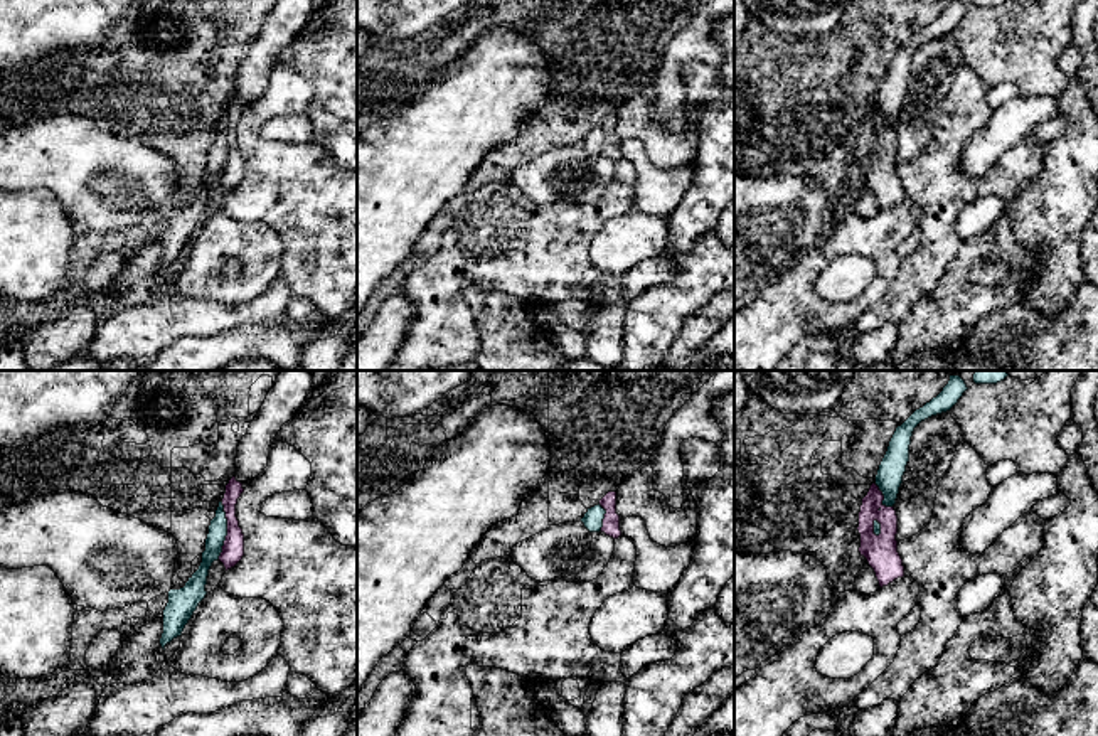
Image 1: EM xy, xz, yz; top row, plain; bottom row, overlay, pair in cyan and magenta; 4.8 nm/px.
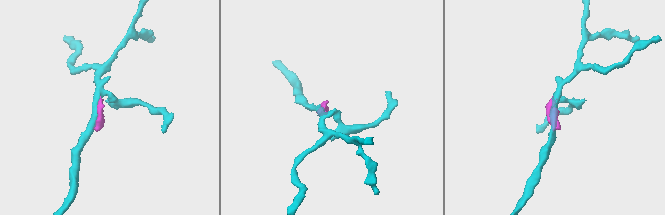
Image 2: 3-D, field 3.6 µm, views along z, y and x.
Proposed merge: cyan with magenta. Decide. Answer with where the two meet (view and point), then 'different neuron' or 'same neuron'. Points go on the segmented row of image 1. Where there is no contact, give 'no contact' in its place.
meets cyan in xy at (226, 531); different neuron

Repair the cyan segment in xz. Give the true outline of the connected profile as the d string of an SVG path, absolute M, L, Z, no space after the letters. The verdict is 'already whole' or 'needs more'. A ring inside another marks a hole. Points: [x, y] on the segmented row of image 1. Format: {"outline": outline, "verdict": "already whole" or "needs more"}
{"outline": "M598 504L584 514L581 522L589 532L600 532L603 527L603 519L605 519L606 510Z", "verdict": "already whole"}

